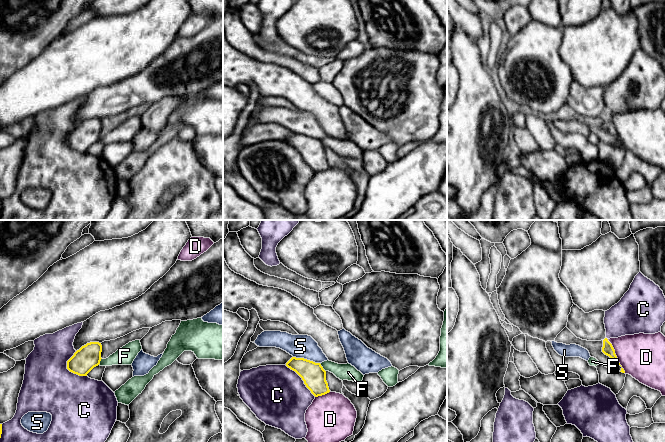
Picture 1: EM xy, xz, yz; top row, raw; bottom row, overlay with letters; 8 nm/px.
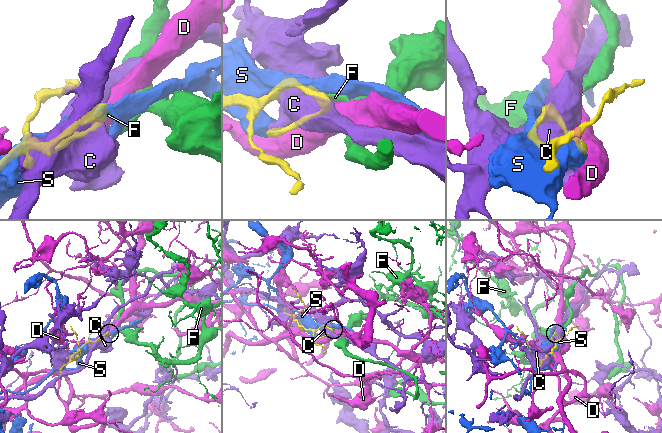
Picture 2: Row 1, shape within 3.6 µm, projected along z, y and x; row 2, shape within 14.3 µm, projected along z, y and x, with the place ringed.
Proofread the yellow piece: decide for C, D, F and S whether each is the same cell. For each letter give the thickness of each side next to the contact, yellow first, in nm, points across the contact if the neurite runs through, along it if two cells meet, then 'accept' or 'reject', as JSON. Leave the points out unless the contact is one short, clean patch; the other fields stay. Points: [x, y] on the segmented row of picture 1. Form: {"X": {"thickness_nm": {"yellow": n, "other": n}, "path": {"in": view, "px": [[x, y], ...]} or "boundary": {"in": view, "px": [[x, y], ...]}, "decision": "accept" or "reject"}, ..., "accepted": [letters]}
{"C": {"thickness_nm": {"yellow": 190, "other": 420}, "decision": "reject"}, "D": {"thickness_nm": {"yellow": 90, "other": 360}, "decision": "reject"}, "F": {"thickness_nm": {"yellow": 190, "other": 130}, "boundary": {"in": "xz", "px": [[319, 363], [325, 371]]}, "decision": "reject"}, "S": {"thickness_nm": {"yellow": 190, "other": 190}, "decision": "reject"}, "accepted": []}

